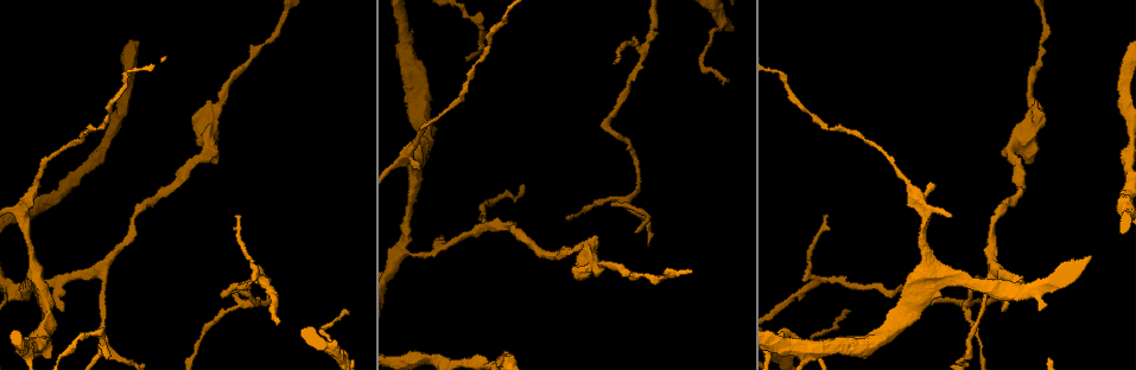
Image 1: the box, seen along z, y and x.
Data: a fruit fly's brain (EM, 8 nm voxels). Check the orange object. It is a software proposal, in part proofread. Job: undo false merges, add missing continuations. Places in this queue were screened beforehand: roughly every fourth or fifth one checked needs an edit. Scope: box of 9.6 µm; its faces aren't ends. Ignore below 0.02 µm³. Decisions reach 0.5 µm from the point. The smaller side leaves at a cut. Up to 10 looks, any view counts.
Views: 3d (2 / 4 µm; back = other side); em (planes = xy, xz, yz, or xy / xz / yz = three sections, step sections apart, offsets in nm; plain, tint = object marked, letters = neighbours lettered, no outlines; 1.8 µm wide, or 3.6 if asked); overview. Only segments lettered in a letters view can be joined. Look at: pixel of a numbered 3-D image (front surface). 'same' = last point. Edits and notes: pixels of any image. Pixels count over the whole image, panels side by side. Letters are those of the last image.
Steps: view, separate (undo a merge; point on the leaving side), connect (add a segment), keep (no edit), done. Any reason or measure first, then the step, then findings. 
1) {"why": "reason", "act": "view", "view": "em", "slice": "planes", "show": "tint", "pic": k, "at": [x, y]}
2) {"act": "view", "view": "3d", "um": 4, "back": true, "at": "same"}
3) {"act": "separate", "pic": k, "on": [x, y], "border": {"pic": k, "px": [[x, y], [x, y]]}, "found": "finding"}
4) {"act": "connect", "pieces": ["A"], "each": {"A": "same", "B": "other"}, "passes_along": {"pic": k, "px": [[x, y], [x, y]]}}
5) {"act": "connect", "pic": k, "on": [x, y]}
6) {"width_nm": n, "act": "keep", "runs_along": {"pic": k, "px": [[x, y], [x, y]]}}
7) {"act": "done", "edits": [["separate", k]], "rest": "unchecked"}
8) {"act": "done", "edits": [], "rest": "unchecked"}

{"why": "three arms meet", "act": "view", "view": "em", "slice": "xz", "step": 16, "show": "tint", "pic": 1, "at": [601, 267]}

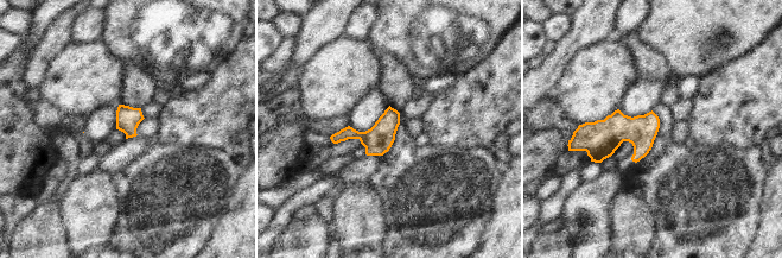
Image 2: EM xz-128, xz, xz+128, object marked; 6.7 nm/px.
{"act": "view", "view": "em", "slice": "planes", "show": "letters", "at": "same"}

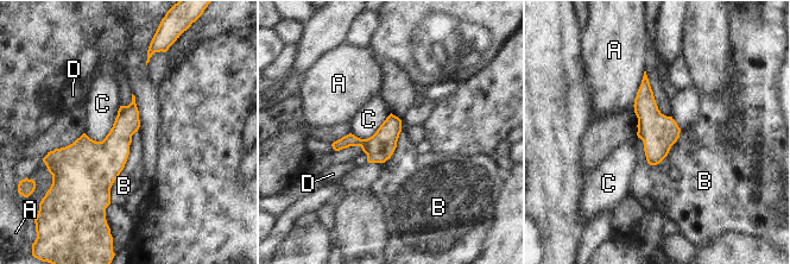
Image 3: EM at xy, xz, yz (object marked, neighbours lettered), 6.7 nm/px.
{"width_nm": 200, "act": "keep", "each": {"A": "other", "B": "other", "C": "other", "D": "other"}, "border": {"pic": 3, "px": [[137, 131], [109, 203]]}, "found": "all the same neuron"}

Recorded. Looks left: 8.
{"why": "an open end", "act": "view", "view": "em", "slice": "xy", "step": 4, "show": "letters", "pic": 1, "at": [935, 184]}

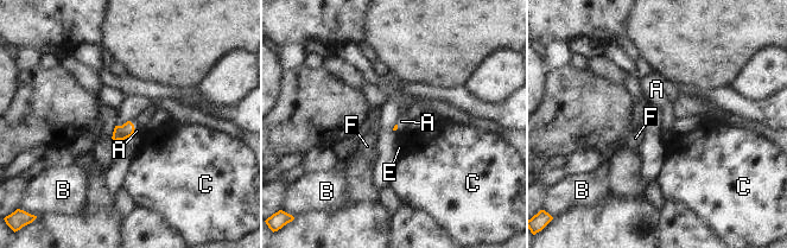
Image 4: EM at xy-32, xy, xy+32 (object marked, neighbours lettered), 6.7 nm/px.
{"act": "connect", "pic": 4, "on": [137, 131], "each": {"A": "same", "B": "other", "C": "other", "E": "other", "F": "other"}, "passes_along": {"pic": 4, "px": [[122, 132], [134, 128], [137, 131]]}, "found": "the neuron continues"}

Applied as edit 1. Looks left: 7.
{"why": "branch stops here", "act": "view", "view": "em", "slice": "planes", "show": "letters", "pic": 1, "at": [941, 296]}

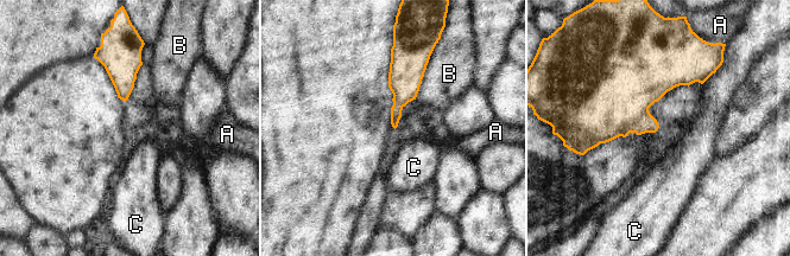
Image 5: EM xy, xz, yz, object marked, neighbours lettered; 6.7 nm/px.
{"act": "keep", "each": {"A": "other", "B": "other", "C": "other"}, "border": {"pic": 5, "px": [[430, 58], [415, 98]]}, "found": "none of them fits"}

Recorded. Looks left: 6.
{"why": "four or more arms meet", "act": "view", "view": "em", "slice": "planes", "show": "letters", "pic": 1, "at": [405, 249]}

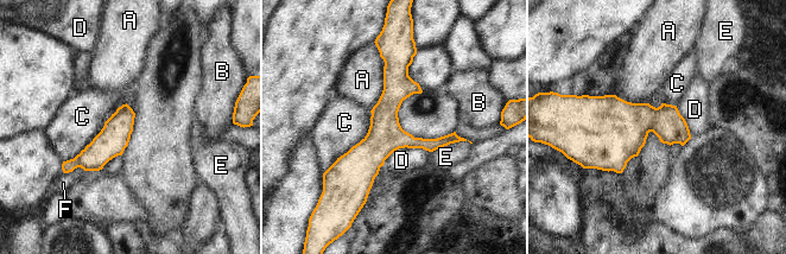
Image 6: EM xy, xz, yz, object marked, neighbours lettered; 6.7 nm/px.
{"width_nm": 200, "act": "keep", "each": {"A": "other", "B": "other", "C": "other", "D": "other", "E": "other", "F": "other"}, "border": {"pic": 6, "px": [[126, 102], [76, 156], [63, 162]]}, "found": "continuous, no second neuron"}

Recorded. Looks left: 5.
{"act": "done", "edits": [["connect", 4]], "rest": "unchecked"}

